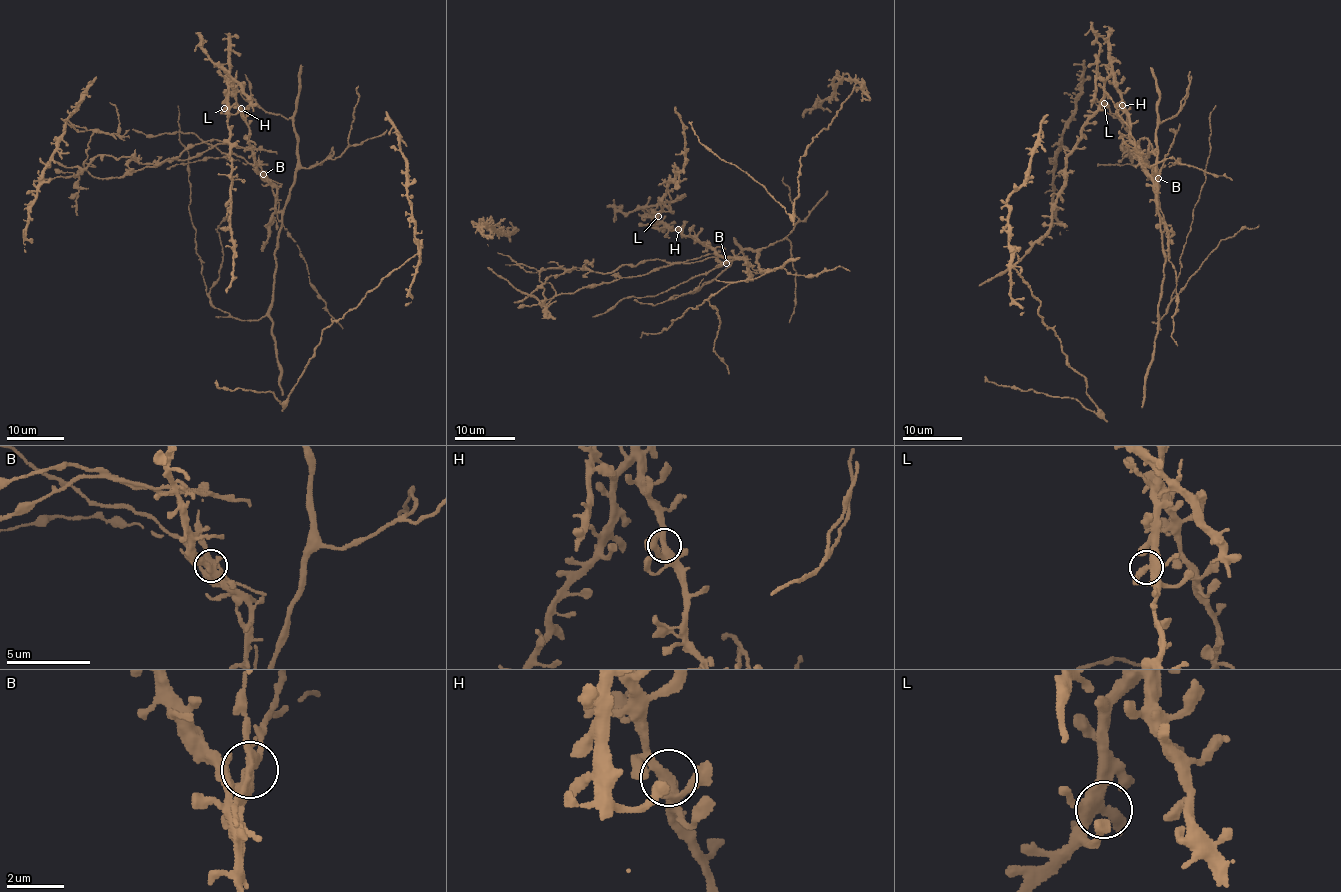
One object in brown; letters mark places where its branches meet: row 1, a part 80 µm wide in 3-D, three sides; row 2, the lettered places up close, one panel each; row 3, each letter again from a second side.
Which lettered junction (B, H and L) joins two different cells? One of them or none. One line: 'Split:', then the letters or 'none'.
Split: B

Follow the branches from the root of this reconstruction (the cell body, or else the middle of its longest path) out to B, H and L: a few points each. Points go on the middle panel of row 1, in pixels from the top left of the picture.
B: (762, 272), (757, 264), (751, 265), (744, 259), (727, 262)
H: (762, 272), (757, 264), (751, 265), (742, 259), (722, 258), (694, 236), (683, 234), (678, 229)
L: (762, 272), (757, 264), (745, 259), (722, 258), (694, 236), (659, 223), (658, 216)

